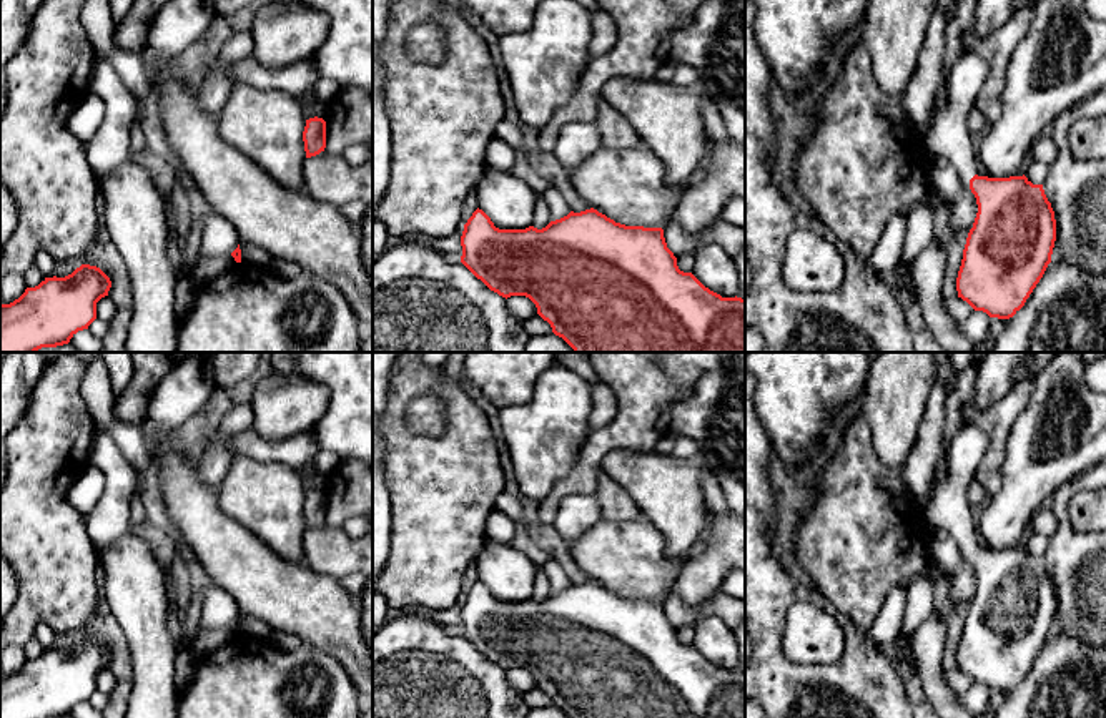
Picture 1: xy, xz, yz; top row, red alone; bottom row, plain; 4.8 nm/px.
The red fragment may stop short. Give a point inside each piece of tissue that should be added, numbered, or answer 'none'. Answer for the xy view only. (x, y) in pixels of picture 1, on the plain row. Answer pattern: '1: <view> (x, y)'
none

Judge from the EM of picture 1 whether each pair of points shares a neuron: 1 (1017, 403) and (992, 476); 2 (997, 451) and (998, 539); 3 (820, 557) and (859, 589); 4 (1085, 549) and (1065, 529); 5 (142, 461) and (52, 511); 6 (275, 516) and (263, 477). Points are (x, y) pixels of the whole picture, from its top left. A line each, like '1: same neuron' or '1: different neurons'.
1: same neuron
2: different neurons
3: same neuron
4: same neuron
5: different neurons
6: same neuron

